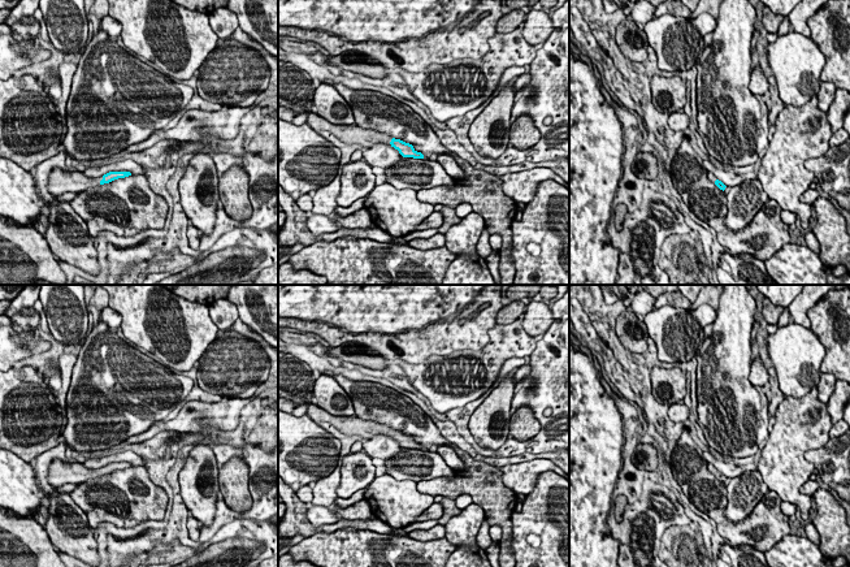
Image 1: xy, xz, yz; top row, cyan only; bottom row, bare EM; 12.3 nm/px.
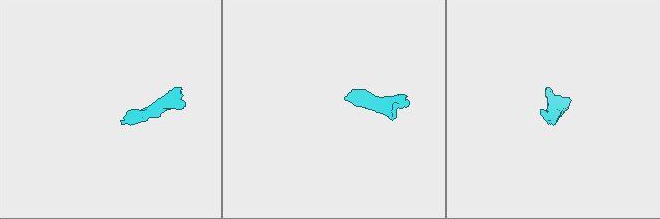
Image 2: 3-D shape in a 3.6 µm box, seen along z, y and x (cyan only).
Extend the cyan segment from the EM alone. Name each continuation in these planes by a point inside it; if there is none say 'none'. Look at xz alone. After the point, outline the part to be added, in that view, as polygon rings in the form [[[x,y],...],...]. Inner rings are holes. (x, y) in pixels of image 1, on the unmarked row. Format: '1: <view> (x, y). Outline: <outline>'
1: xz (348, 425). Outline: [[[307,403],[307,415],[317,424],[320,423],[330,423],[334,425],[341,433],[346,436],[360,436],[361,438],[372,440],[376,436],[390,436],[391,428],[373,421],[373,420],[363,420],[360,417],[354,416],[335,416],[325,410],[322,410],[318,404]]]

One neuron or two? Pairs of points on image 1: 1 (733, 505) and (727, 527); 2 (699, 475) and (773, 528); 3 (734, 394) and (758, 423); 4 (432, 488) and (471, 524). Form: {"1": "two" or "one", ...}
{"1": "two", "2": "one", "3": "one", "4": "two"}

